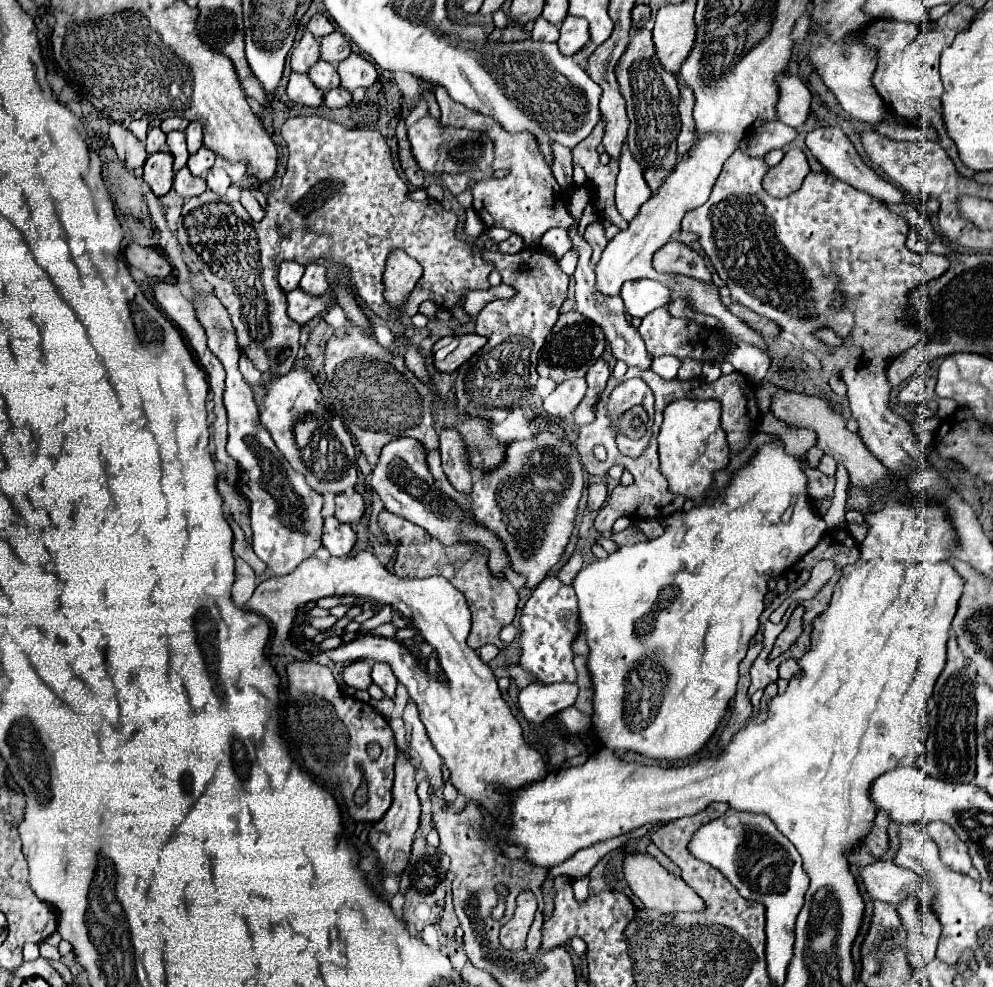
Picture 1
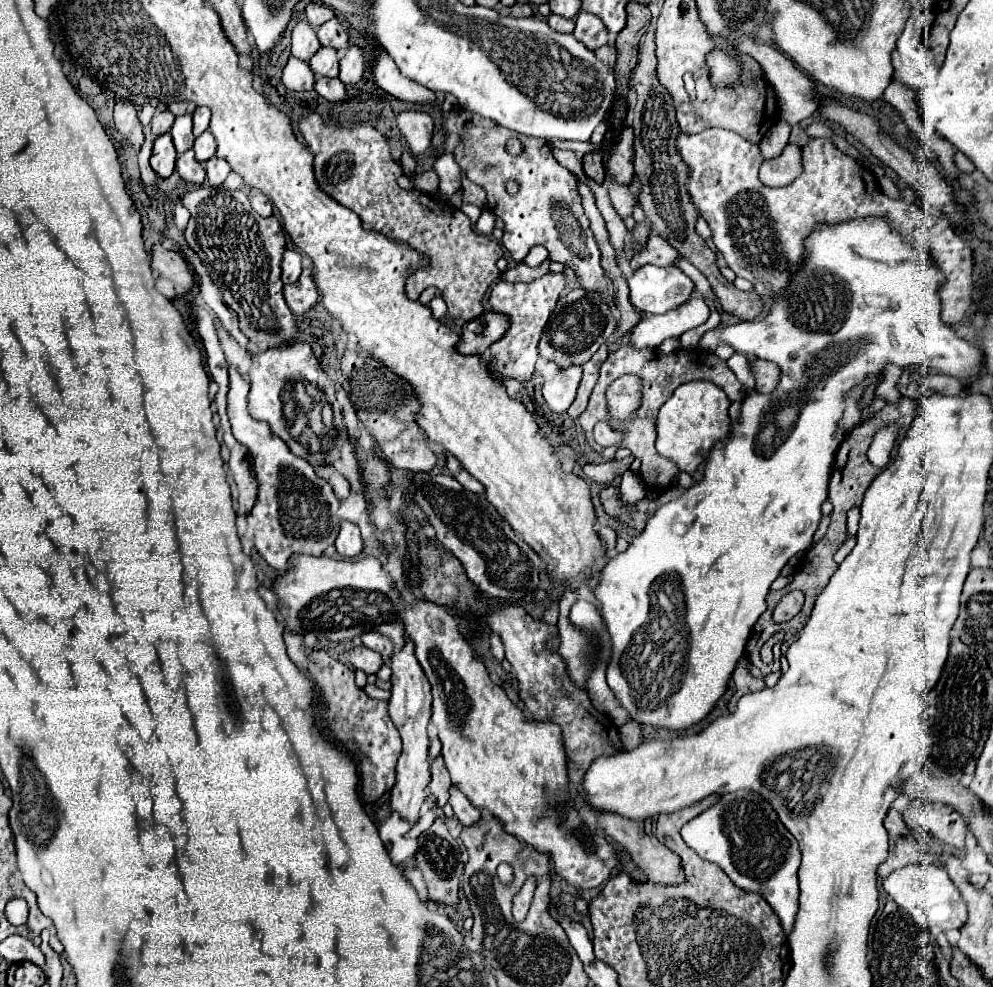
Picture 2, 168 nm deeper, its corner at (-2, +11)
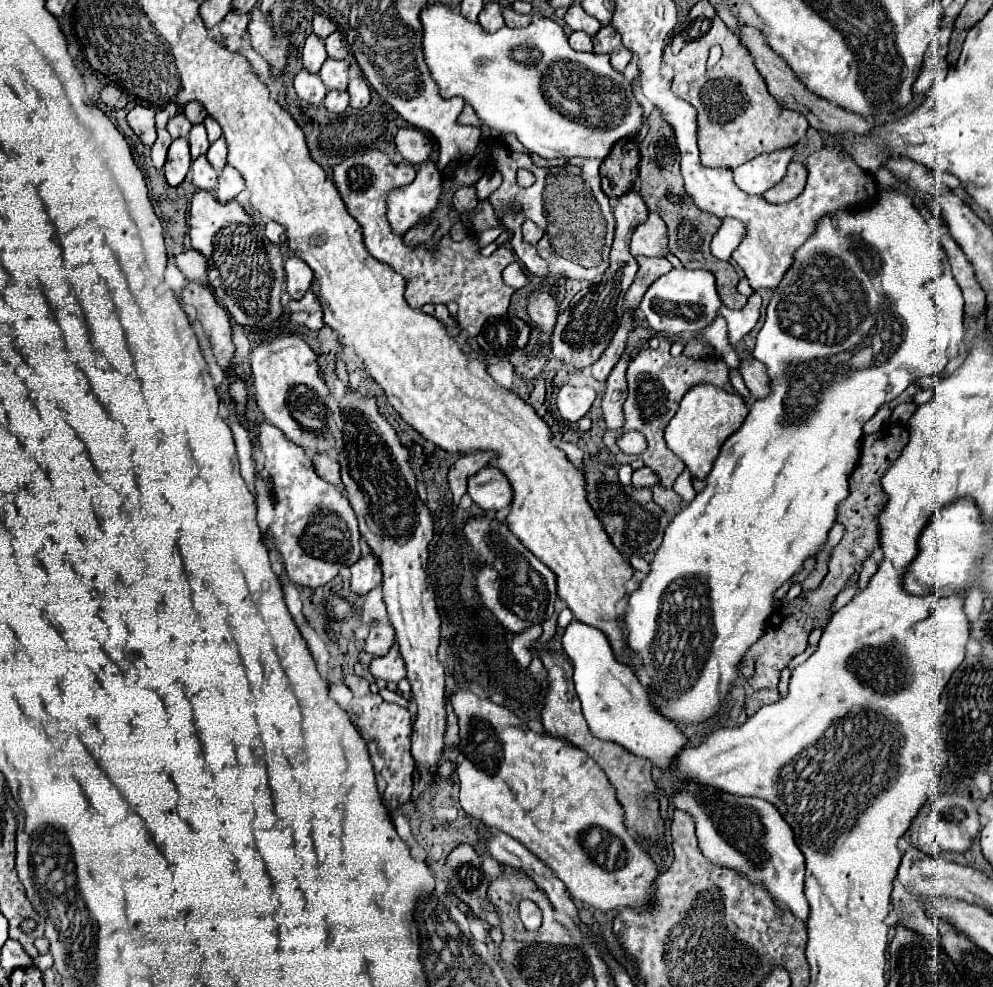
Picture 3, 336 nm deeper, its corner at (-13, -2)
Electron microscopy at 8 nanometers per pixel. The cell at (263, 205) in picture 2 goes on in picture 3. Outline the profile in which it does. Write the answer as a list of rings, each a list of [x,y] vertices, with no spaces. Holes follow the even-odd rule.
[[[268,222],[264,234],[266,234],[266,238],[268,238],[272,244],[284,244],[284,240],[286,240],[284,226],[280,226],[278,222]]]

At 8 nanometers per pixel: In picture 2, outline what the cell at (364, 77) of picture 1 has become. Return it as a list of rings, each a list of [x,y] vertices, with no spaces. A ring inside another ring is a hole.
[[[351,45],[349,51],[347,51],[347,55],[339,61],[339,79],[345,85],[359,83],[363,79],[365,65],[367,65],[365,51],[359,45]]]

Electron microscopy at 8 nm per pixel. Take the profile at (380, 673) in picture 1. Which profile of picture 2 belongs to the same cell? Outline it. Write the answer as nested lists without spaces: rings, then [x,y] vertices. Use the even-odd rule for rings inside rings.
[[[363,633],[363,635],[361,635],[361,641],[363,641],[363,645],[365,645],[367,649],[381,653],[381,657],[383,657],[385,663],[391,659],[391,655],[393,655],[393,651],[395,651],[395,649],[393,649],[393,643],[391,643],[387,637],[379,635],[379,633]]]

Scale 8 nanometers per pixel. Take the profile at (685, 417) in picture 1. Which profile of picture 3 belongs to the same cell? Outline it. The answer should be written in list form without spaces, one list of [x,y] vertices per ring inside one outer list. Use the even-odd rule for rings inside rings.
[[[700,382],[692,386],[682,398],[678,412],[666,426],[664,440],[668,448],[688,466],[692,476],[704,480],[712,470],[712,464],[720,454],[722,444],[726,442],[728,436],[732,436],[742,426],[746,416],[748,416],[748,408],[740,394],[724,392],[718,386]]]

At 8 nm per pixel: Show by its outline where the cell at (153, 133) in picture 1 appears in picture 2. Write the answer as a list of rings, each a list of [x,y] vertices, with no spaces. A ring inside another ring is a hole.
[[[165,109],[165,111],[155,113],[155,117],[153,117],[153,121],[151,121],[153,135],[155,135],[155,137],[159,137],[159,135],[167,133],[167,131],[171,129],[173,121],[175,121],[175,117],[173,117],[173,113],[171,113],[171,111],[167,111],[167,109]]]

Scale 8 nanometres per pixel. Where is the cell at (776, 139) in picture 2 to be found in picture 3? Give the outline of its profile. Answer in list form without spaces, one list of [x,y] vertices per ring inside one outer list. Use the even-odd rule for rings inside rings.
[[[792,148],[776,150],[770,154],[762,154],[738,168],[734,168],[734,182],[746,194],[764,194],[776,182],[780,182],[786,174],[786,166],[794,154]]]

